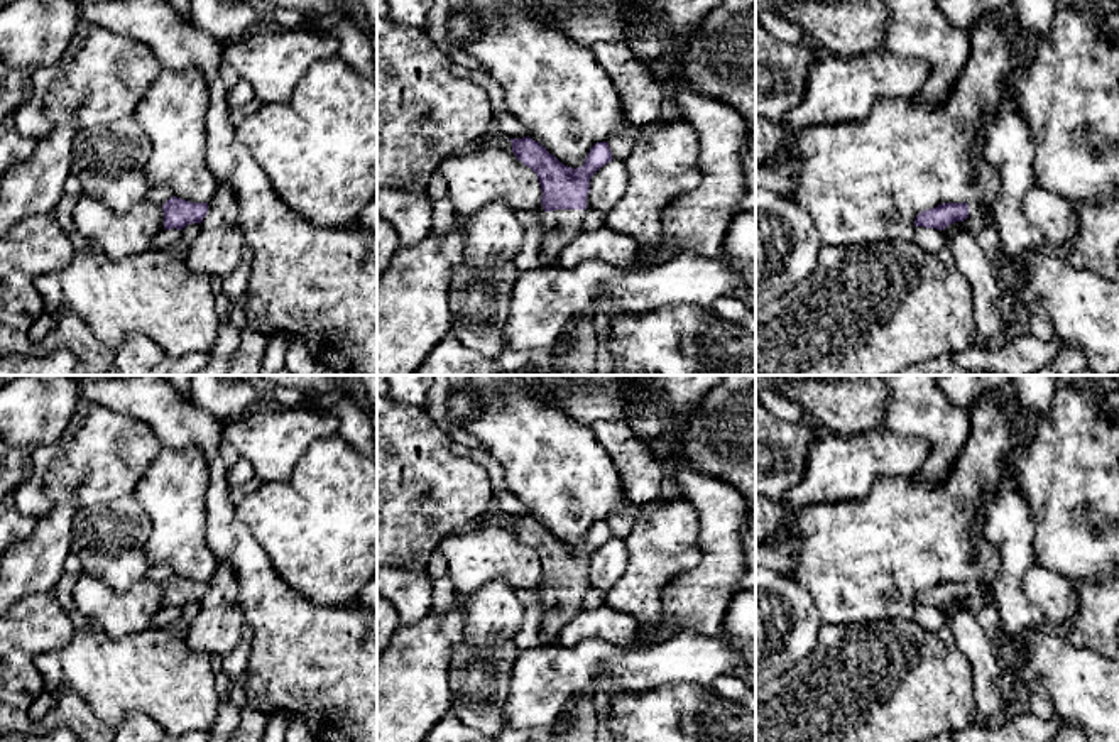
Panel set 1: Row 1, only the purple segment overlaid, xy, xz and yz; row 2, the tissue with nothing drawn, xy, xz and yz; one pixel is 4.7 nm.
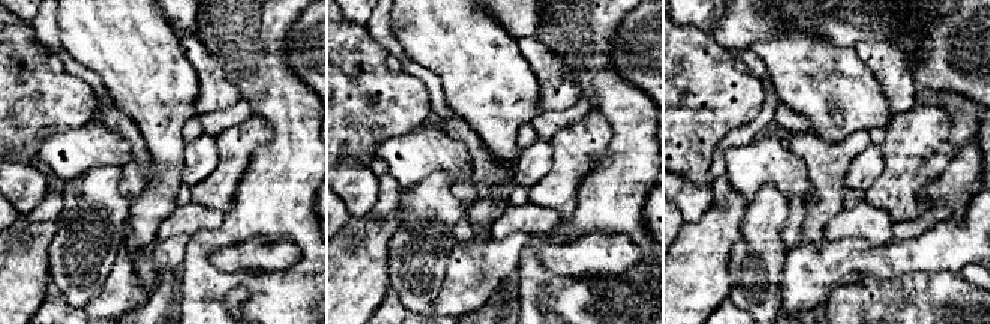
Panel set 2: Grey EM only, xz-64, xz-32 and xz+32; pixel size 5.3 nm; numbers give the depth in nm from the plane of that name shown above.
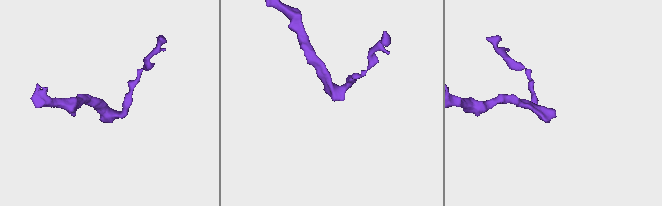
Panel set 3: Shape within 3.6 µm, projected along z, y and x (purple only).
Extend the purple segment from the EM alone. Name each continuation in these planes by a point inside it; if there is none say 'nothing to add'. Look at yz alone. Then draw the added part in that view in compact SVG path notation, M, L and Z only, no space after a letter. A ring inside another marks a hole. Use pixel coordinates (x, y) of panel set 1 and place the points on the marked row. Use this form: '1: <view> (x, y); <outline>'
1: yz (974, 208); M982 203L969 205L969 218L974 218L974 216L987 216L991 221L994 221L991 206L984 206Z

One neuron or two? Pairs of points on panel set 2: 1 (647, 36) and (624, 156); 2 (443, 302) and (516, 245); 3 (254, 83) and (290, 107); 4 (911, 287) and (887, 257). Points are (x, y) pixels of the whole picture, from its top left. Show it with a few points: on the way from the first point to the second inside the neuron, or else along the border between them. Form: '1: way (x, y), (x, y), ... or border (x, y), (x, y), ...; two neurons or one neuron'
1: border (612, 63), (647, 95); two neurons
2: way (461, 287), (482, 266), (498, 260); one neuron
3: way (263, 83), (281, 98); one neuron
4: border (866, 273), (882, 279), (917, 273), (935, 275); two neurons

